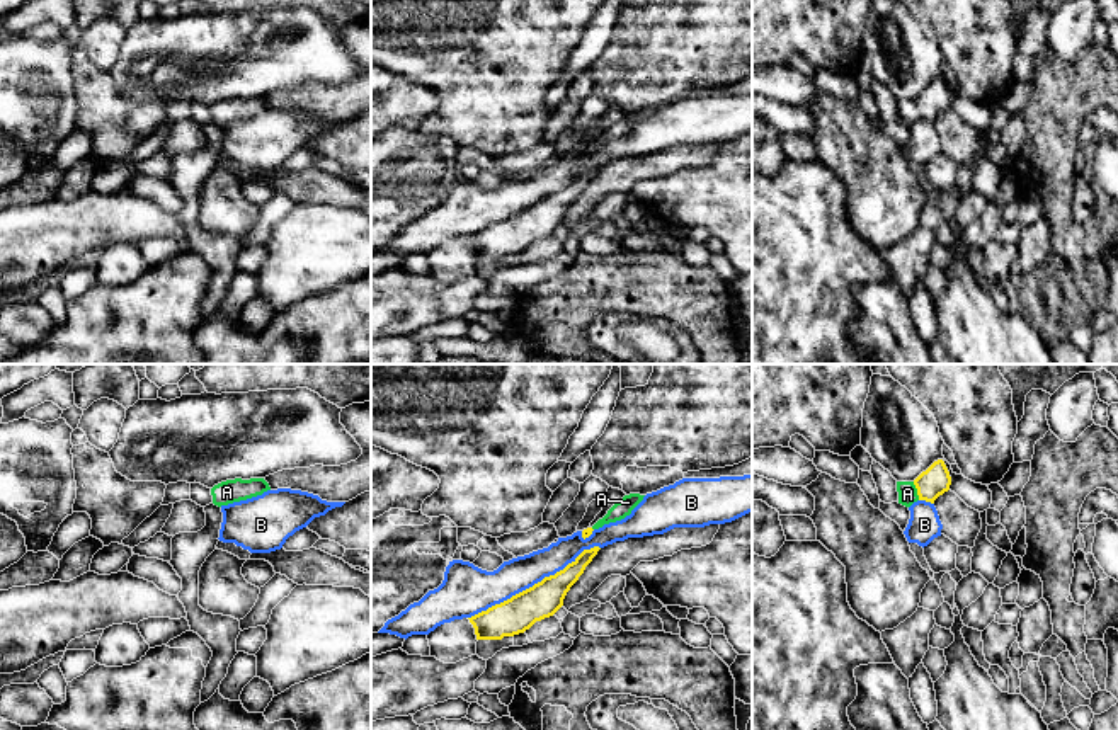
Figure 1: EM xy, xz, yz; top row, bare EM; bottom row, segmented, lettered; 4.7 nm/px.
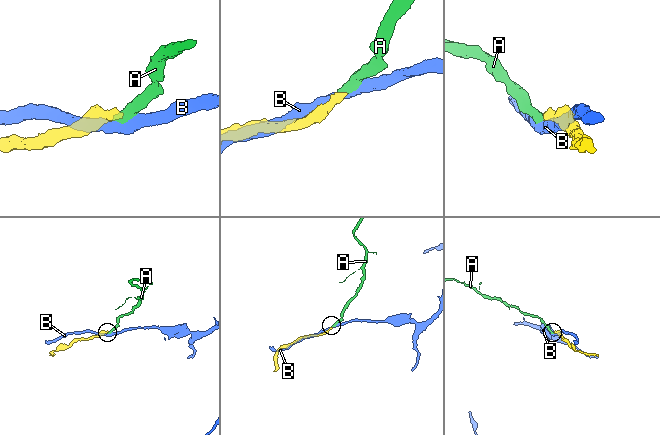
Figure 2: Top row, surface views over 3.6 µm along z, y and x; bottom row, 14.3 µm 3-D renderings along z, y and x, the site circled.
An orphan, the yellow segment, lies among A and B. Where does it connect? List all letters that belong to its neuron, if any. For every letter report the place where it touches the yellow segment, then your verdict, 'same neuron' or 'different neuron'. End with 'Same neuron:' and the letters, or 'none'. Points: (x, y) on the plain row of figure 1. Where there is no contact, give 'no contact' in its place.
A: yz (918, 109) | same neuron
B: xz (535, 203) | different neuron
Same neuron: A

